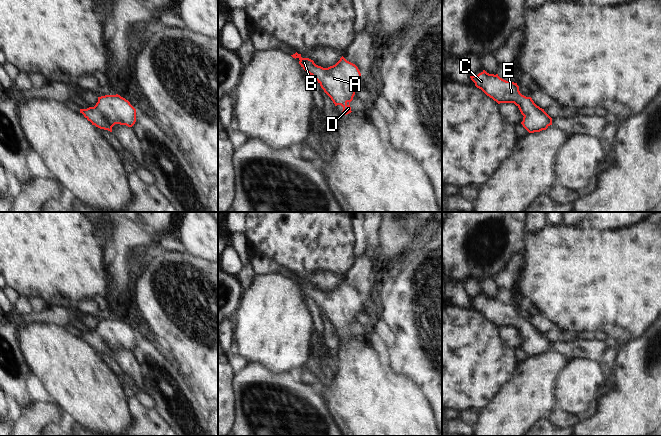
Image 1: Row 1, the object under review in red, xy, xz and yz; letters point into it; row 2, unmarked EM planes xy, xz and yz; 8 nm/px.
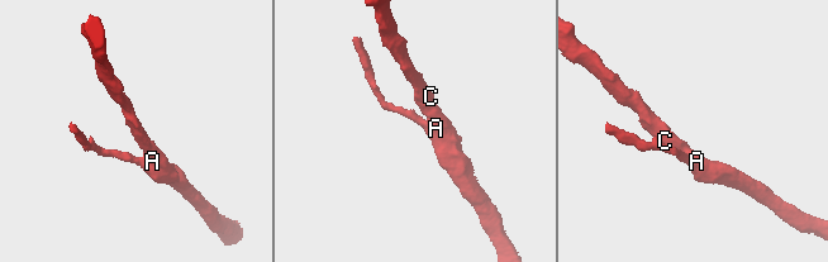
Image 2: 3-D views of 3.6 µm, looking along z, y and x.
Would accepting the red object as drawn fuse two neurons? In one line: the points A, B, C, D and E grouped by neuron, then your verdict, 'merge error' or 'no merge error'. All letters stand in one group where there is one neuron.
A B C D E | no merge error

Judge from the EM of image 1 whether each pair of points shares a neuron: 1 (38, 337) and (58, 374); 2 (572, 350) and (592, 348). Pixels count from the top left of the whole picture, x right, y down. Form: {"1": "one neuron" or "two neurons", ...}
{"1": "one neuron", "2": "one neuron"}

